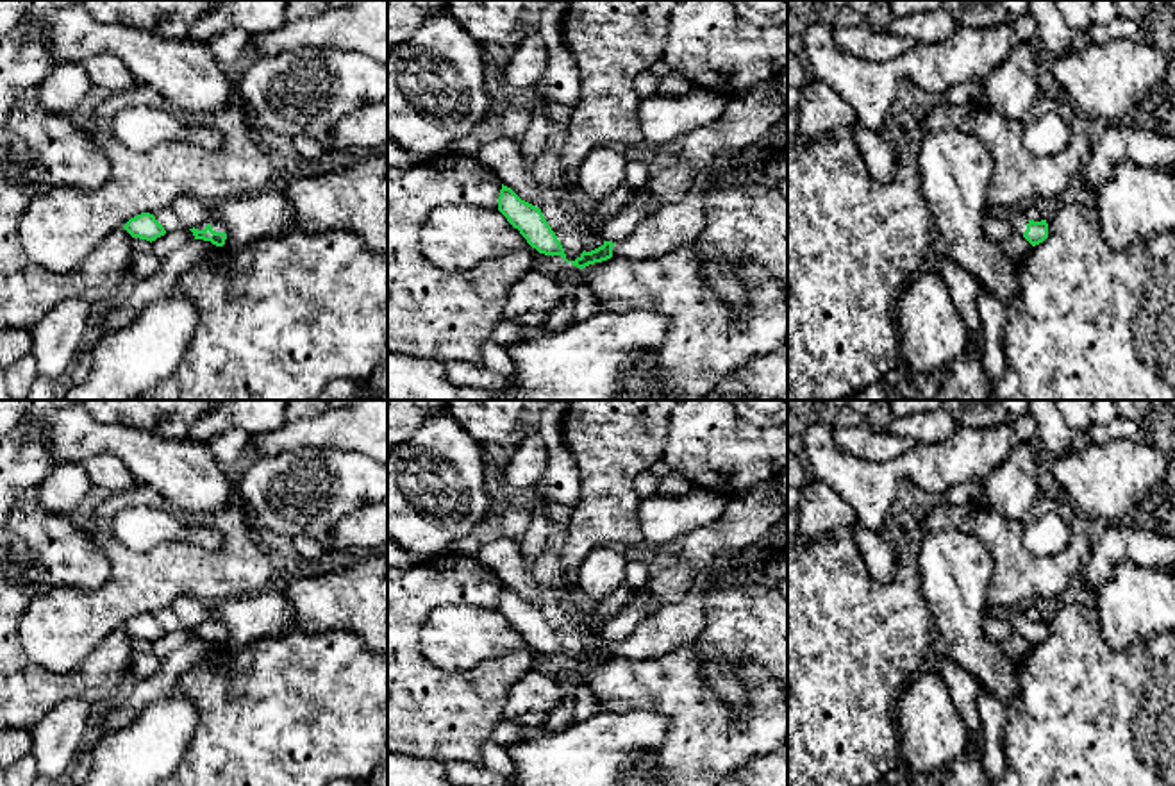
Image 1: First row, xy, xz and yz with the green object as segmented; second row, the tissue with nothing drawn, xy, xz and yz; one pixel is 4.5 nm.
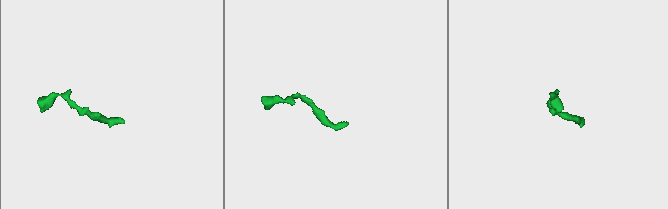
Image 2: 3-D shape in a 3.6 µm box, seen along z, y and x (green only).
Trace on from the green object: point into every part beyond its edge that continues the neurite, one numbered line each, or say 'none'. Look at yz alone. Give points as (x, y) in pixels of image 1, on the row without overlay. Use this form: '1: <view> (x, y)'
1: yz (1016, 618)

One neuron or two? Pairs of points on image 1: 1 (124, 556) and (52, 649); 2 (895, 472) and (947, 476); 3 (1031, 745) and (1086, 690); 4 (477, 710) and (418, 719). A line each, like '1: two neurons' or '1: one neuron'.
1: one neuron
2: one neuron
3: one neuron
4: one neuron

